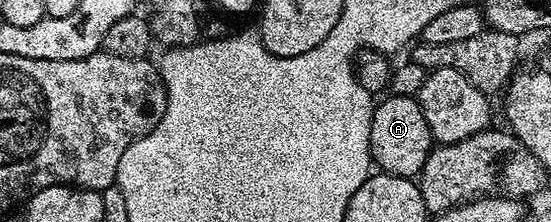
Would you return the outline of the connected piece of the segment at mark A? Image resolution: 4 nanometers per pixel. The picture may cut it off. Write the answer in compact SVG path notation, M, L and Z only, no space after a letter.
M385 95L381 104L372 110L370 122L370 146L375 167L380 172L389 172L392 176L419 177L426 158L431 154L434 141L426 114L415 96Z

